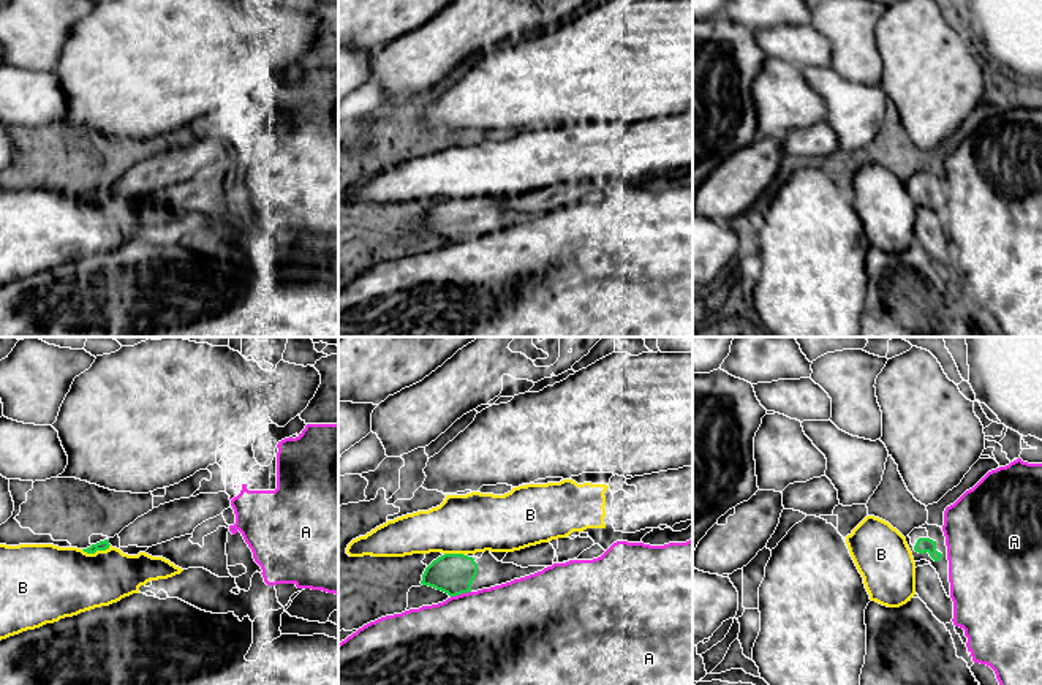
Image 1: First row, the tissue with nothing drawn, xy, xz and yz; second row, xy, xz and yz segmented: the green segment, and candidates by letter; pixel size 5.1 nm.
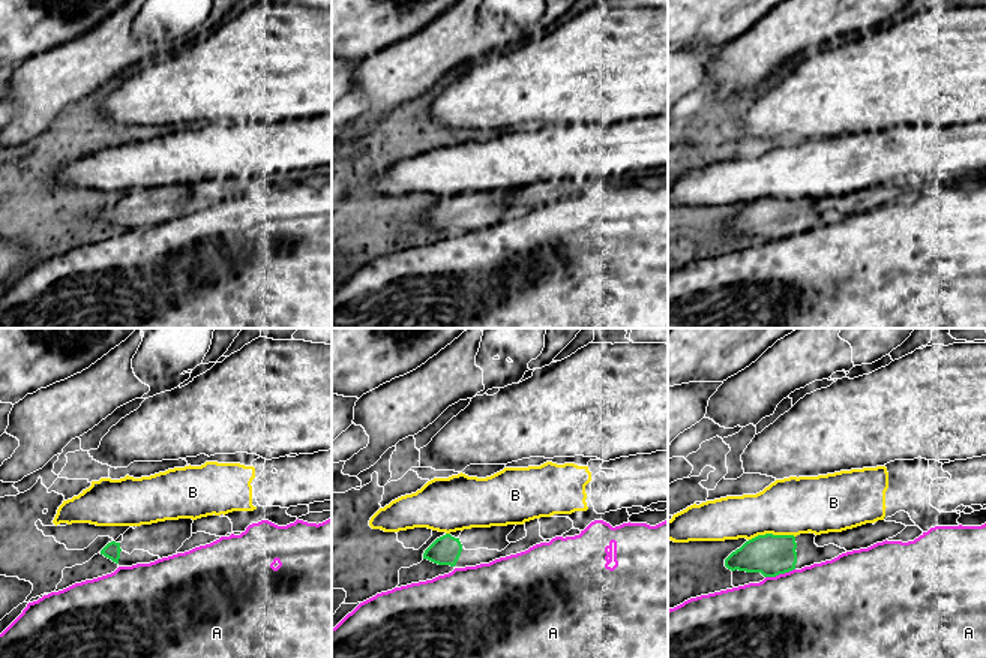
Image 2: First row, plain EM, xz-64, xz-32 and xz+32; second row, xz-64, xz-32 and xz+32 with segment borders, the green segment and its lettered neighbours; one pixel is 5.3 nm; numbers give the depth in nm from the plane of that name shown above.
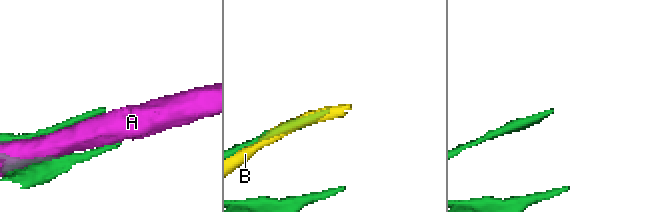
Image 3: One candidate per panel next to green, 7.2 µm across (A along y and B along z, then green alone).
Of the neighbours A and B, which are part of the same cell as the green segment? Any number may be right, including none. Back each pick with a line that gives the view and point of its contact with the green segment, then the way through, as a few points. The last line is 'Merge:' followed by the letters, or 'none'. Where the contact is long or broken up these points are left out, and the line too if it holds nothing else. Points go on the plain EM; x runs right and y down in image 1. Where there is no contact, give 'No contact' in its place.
Merge: none

